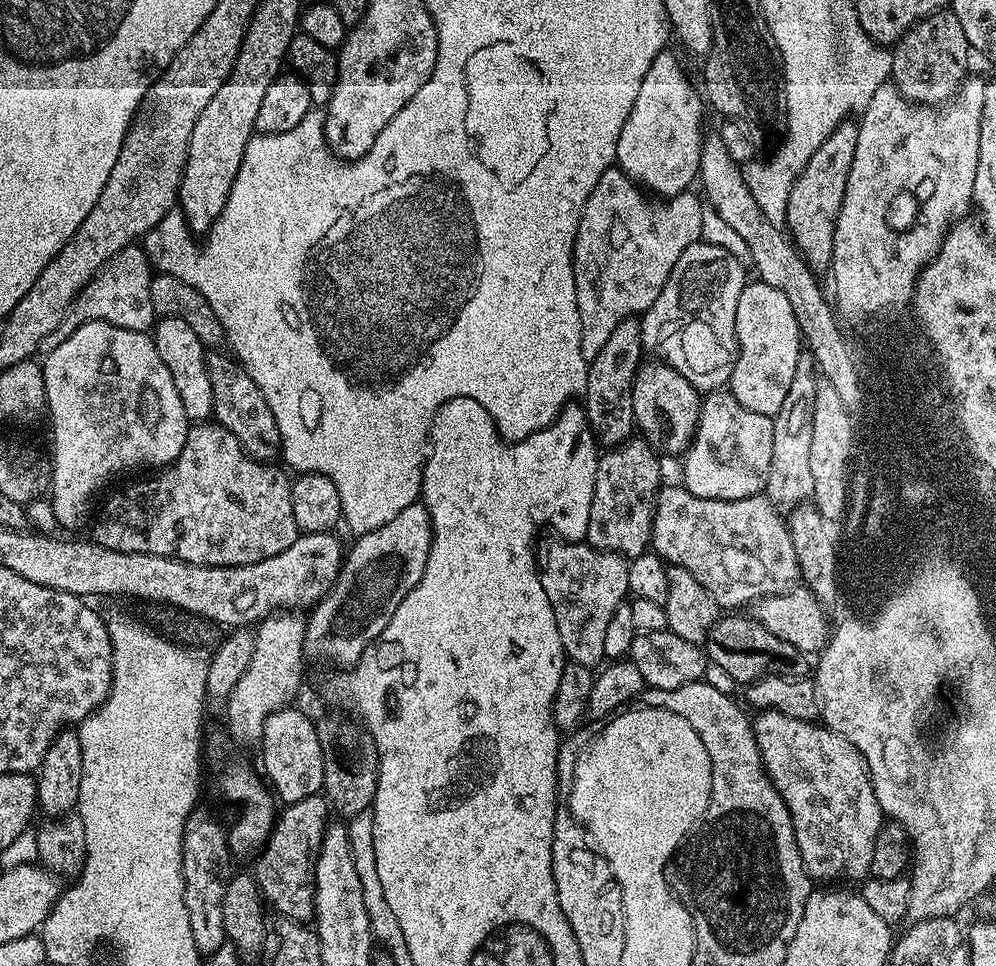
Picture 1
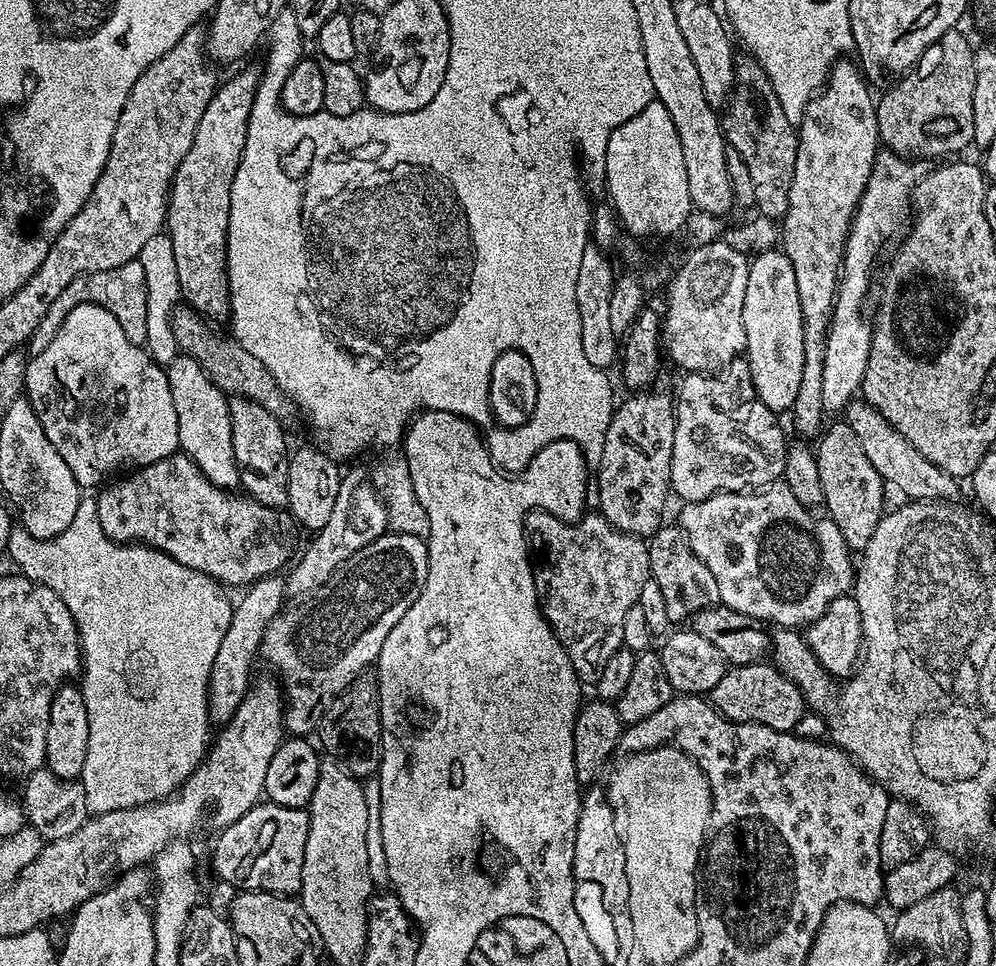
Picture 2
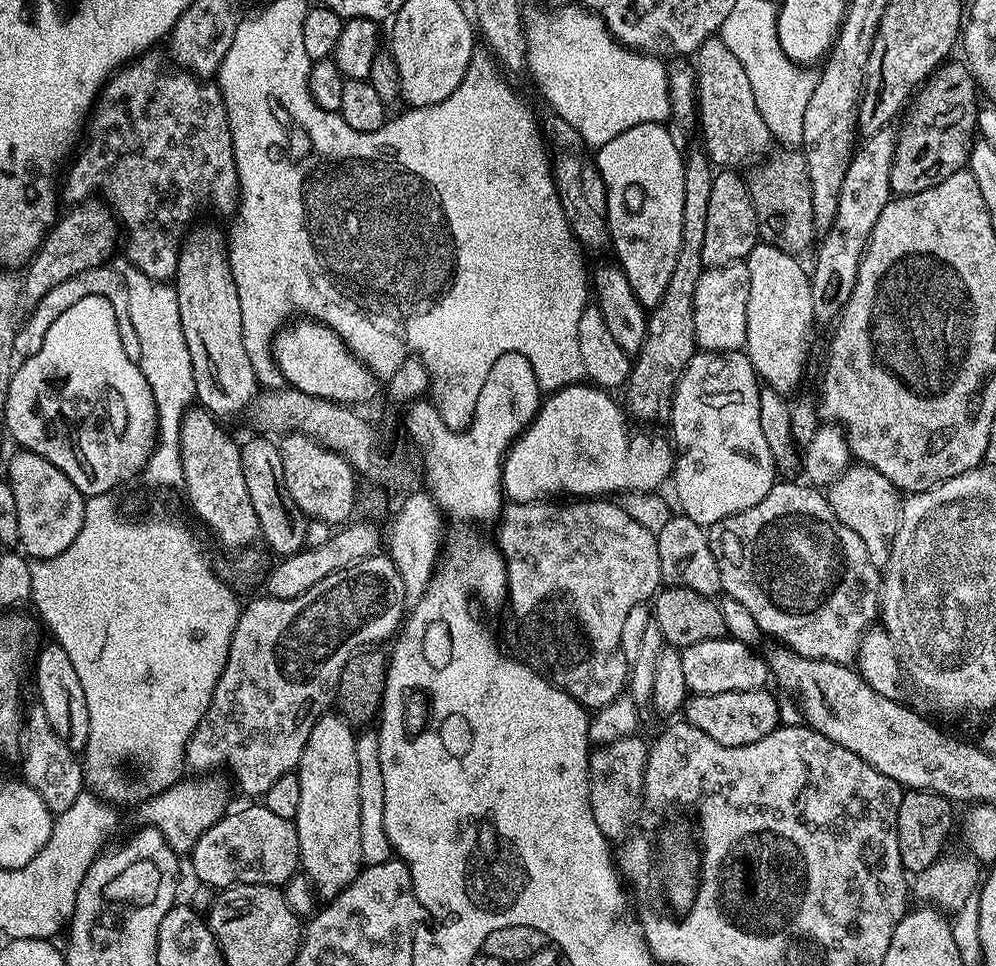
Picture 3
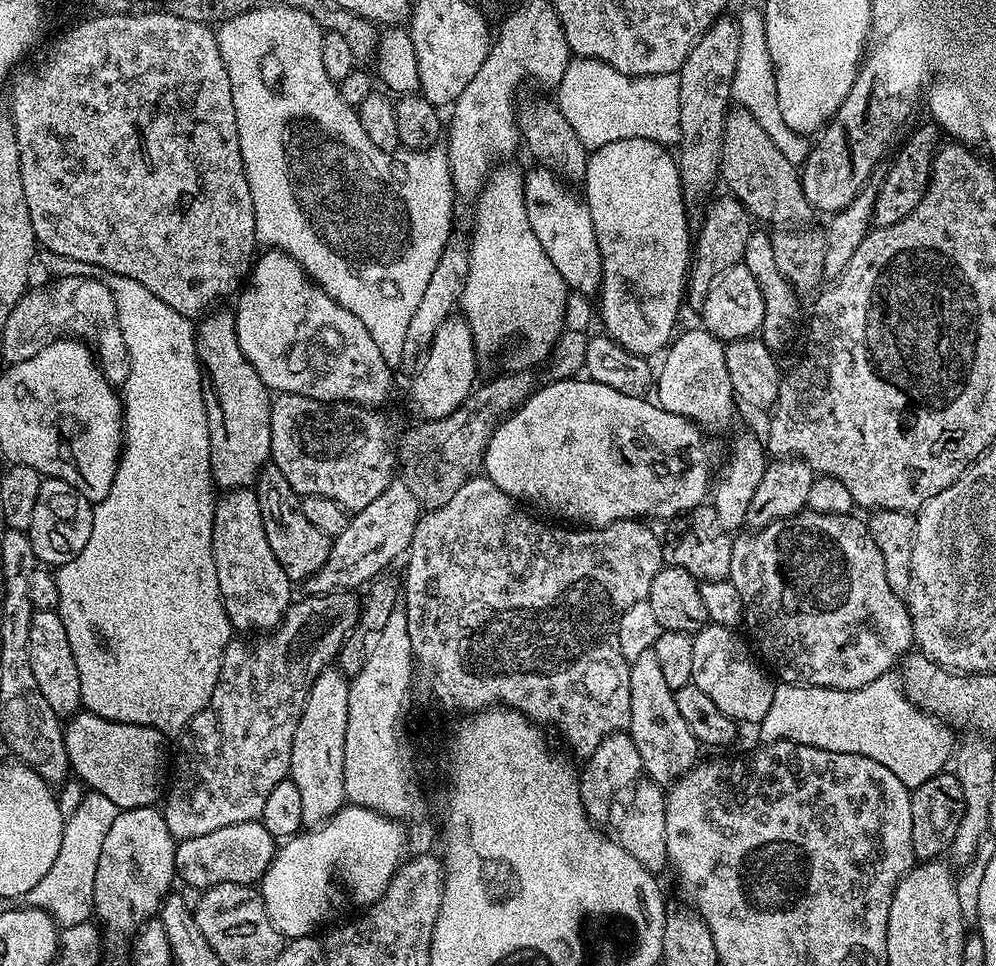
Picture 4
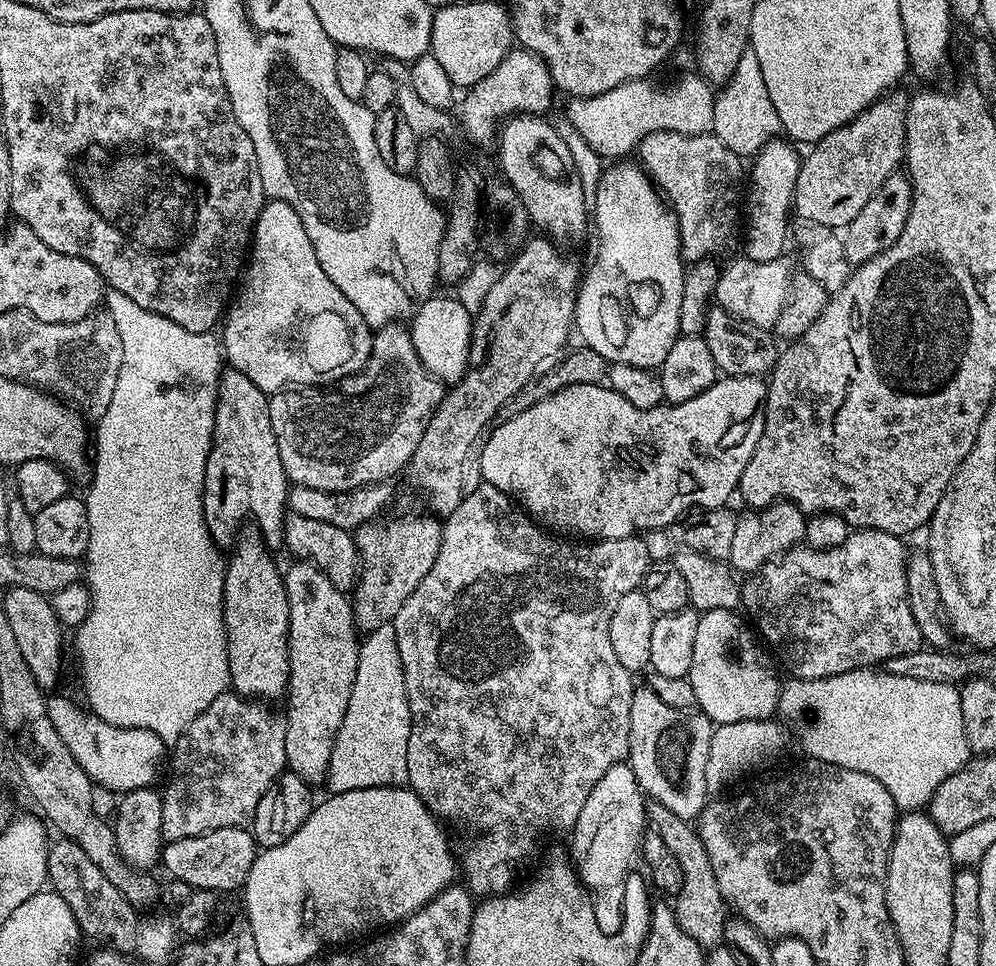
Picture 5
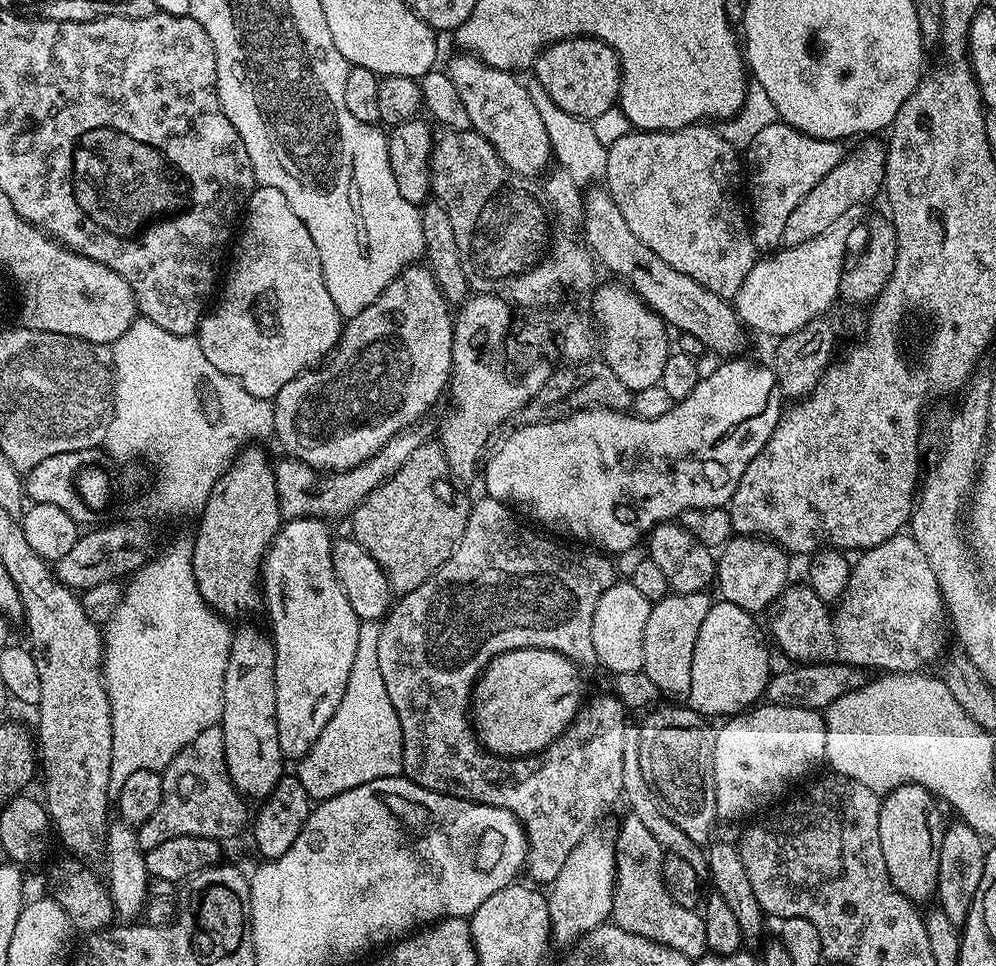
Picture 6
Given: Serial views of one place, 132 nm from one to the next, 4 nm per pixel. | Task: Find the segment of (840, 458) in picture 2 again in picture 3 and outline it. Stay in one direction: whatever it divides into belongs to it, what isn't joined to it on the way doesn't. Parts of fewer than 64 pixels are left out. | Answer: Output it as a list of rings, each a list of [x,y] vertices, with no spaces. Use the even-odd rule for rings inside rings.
[[[859,462],[853,463],[834,483],[828,485],[826,495],[830,510],[842,526],[850,526],[858,538],[866,545],[870,562],[882,566],[888,560],[888,551],[892,548],[892,539],[898,530],[902,493],[882,474]]]

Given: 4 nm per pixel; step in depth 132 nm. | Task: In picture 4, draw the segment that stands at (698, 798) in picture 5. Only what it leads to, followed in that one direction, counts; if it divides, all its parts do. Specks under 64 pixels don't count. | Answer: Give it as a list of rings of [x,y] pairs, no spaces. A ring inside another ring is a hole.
[[[647,652],[630,661],[630,722],[627,731],[638,746],[643,775],[655,784],[671,786],[697,763],[698,741],[690,734],[690,726],[678,714],[675,691],[666,686],[666,677],[658,662],[658,654]]]

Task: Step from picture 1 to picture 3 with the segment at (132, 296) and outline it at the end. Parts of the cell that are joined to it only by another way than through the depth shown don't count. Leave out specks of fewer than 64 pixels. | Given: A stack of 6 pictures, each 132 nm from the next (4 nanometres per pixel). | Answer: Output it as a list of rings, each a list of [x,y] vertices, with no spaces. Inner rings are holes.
[[[112,266],[82,270],[82,274],[74,274],[74,278],[66,278],[66,282],[58,282],[58,286],[54,286],[52,290],[47,292],[31,309],[32,314],[29,318],[27,315],[27,318],[21,323],[20,329],[16,331],[14,338],[16,356],[27,358],[38,354],[38,350],[42,350],[46,330],[50,330],[50,326],[54,326],[54,321],[64,311],[70,310],[70,306],[82,302],[82,298],[90,298],[91,296],[106,298],[106,302],[110,302],[110,306],[114,306],[114,318],[118,322],[118,338],[122,338],[122,350],[126,350],[126,354],[130,354],[132,360],[139,361],[142,346],[138,342],[138,334],[134,331],[134,322],[130,322],[130,302],[126,298],[126,285],[123,278],[116,272],[115,267]]]

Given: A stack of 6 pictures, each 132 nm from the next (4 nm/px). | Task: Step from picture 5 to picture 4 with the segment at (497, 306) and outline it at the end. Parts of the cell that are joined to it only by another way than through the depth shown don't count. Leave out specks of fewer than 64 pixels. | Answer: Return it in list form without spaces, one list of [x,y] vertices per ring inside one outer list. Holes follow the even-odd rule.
[[[400,478],[393,479],[391,484],[370,502],[361,512],[349,519],[346,530],[338,534],[330,546],[330,558],[303,581],[305,593],[321,596],[331,592],[360,590],[369,582],[377,579],[396,559],[403,557],[414,538],[414,530],[422,515],[422,501],[414,491],[411,483],[403,484]]]

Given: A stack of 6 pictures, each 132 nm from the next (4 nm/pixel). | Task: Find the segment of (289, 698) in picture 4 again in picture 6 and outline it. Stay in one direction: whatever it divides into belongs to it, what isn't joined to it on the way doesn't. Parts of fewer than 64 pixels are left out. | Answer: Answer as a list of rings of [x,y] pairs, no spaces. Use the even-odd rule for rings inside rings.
[[[218,726],[207,728],[164,769],[162,802],[158,802],[158,810],[154,810],[154,814],[150,814],[150,818],[146,818],[146,822],[135,829],[136,845],[145,853],[154,850],[154,846],[162,846],[162,842],[170,842],[170,838],[183,836],[227,842],[243,828],[245,831],[250,812],[244,809],[244,804],[245,797],[232,787],[232,780],[226,770],[222,730]]]

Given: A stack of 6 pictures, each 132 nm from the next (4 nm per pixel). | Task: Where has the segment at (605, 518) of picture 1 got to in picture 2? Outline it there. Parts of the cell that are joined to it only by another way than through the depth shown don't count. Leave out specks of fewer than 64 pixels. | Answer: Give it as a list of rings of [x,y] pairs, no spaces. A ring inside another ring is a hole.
[[[636,390],[631,393],[632,397],[629,400],[619,401],[618,407],[615,409],[612,421],[610,422],[610,430],[606,430],[606,442],[602,450],[602,462],[598,469],[598,475],[595,477],[594,488],[600,491],[600,508],[599,515],[604,516],[618,530],[622,530],[631,536],[641,538],[650,538],[656,531],[665,523],[664,507],[668,504],[668,496],[670,497],[670,462],[674,458],[674,430],[676,429],[676,405],[671,395],[667,396],[664,392],[652,392],[656,390]]]

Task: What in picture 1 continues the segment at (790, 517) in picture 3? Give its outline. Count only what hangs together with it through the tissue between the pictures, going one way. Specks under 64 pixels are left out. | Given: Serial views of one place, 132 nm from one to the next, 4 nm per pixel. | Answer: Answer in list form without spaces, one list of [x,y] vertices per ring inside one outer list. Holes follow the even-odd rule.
[[[683,486],[661,487],[655,498],[656,509],[652,519],[651,547],[669,565],[677,564],[690,570],[724,610],[740,610],[764,596],[782,594],[797,587],[800,580],[798,554],[781,509],[767,495],[751,496],[741,500],[711,500],[690,494]]]

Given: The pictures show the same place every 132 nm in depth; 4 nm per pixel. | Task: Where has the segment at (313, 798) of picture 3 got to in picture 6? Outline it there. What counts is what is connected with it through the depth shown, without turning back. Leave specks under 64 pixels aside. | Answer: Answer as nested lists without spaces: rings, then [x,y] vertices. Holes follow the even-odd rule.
[[[310,518],[281,523],[262,565],[262,600],[264,596],[268,620],[272,623],[278,746],[280,753],[292,762],[308,755],[312,744],[318,742],[318,734],[326,730],[326,722],[334,718],[334,710],[338,710],[338,702],[342,702],[346,690],[346,678],[350,678],[350,666],[354,666],[354,653],[358,650],[361,620],[350,610],[350,602],[332,569],[334,536],[328,533],[328,528],[325,521]]]

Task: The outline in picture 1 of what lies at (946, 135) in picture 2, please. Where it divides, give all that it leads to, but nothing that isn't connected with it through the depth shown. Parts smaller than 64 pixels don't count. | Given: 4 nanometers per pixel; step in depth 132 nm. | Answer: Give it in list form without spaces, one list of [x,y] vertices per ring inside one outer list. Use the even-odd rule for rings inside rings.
[[[950,8],[941,9],[934,15],[920,20],[896,42],[892,50],[892,82],[896,85],[901,96],[912,103],[942,106],[949,103],[960,91],[961,85],[967,80],[970,69],[968,62],[972,58],[966,34],[963,33],[962,22],[953,14]]]

